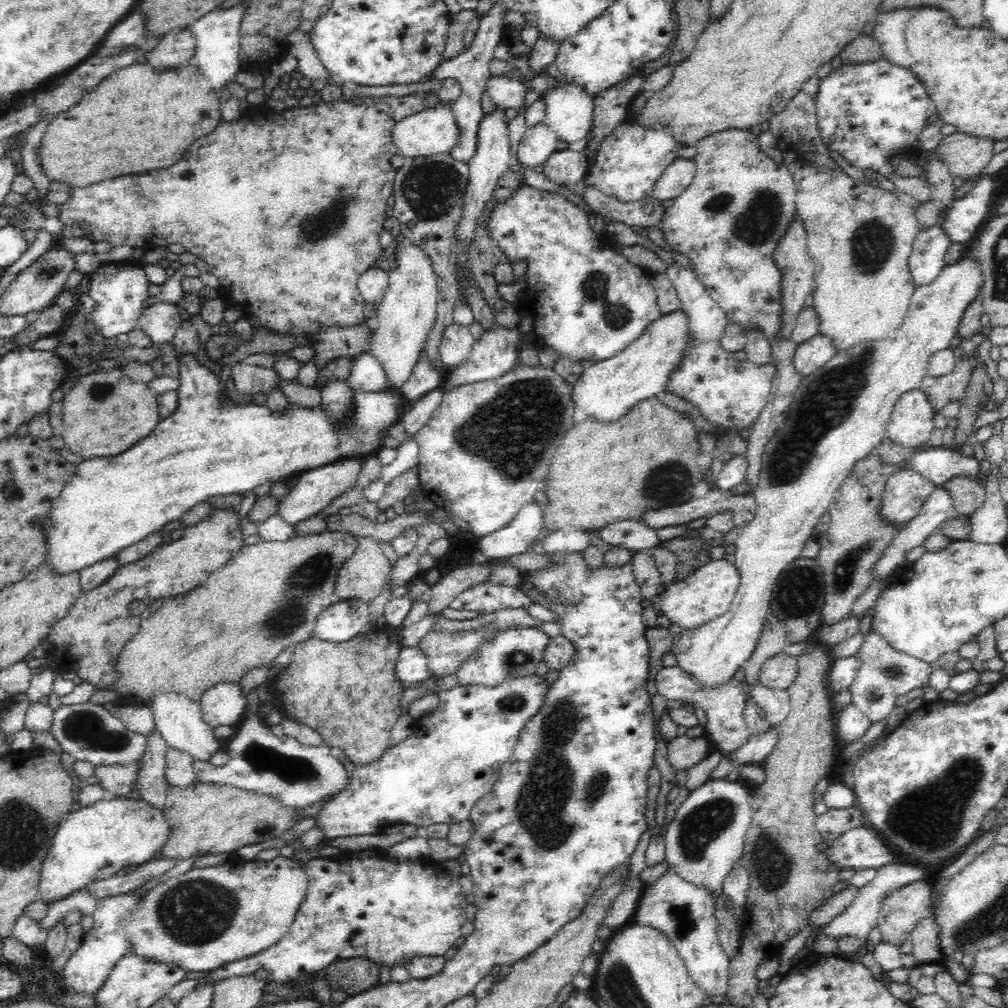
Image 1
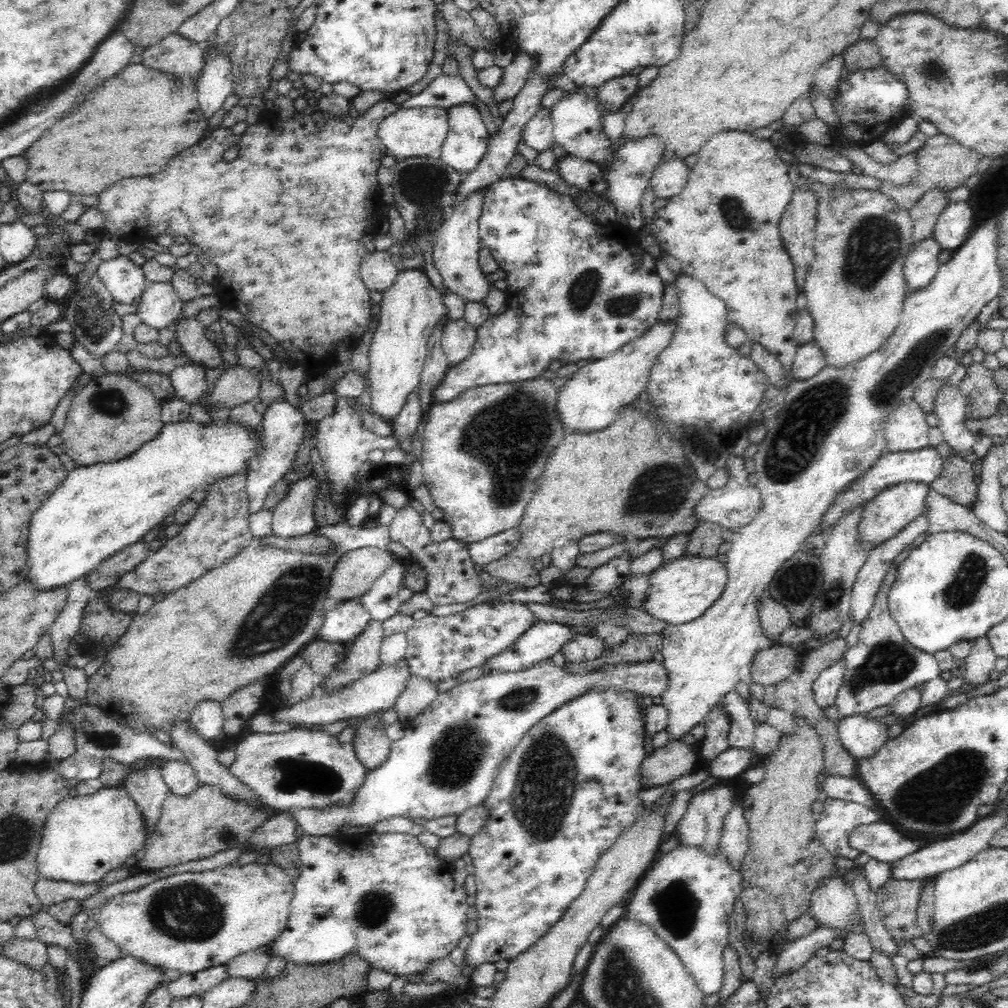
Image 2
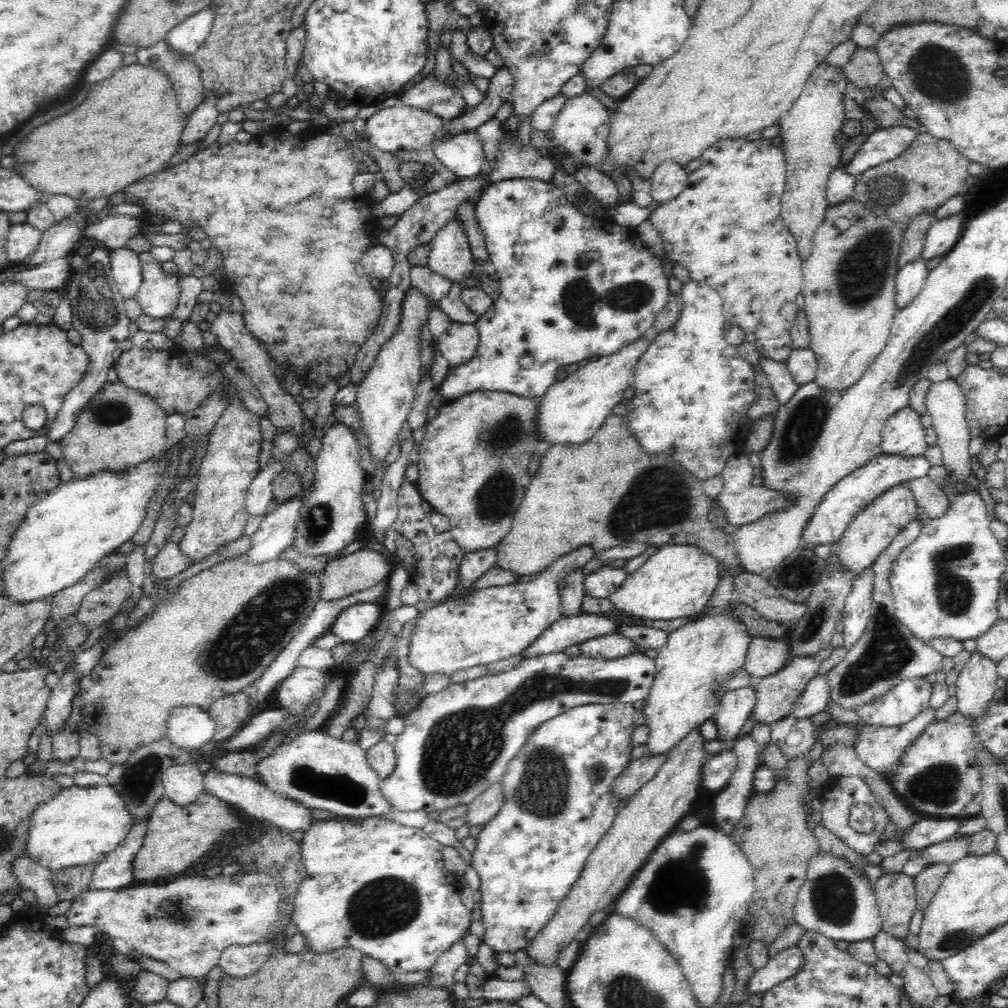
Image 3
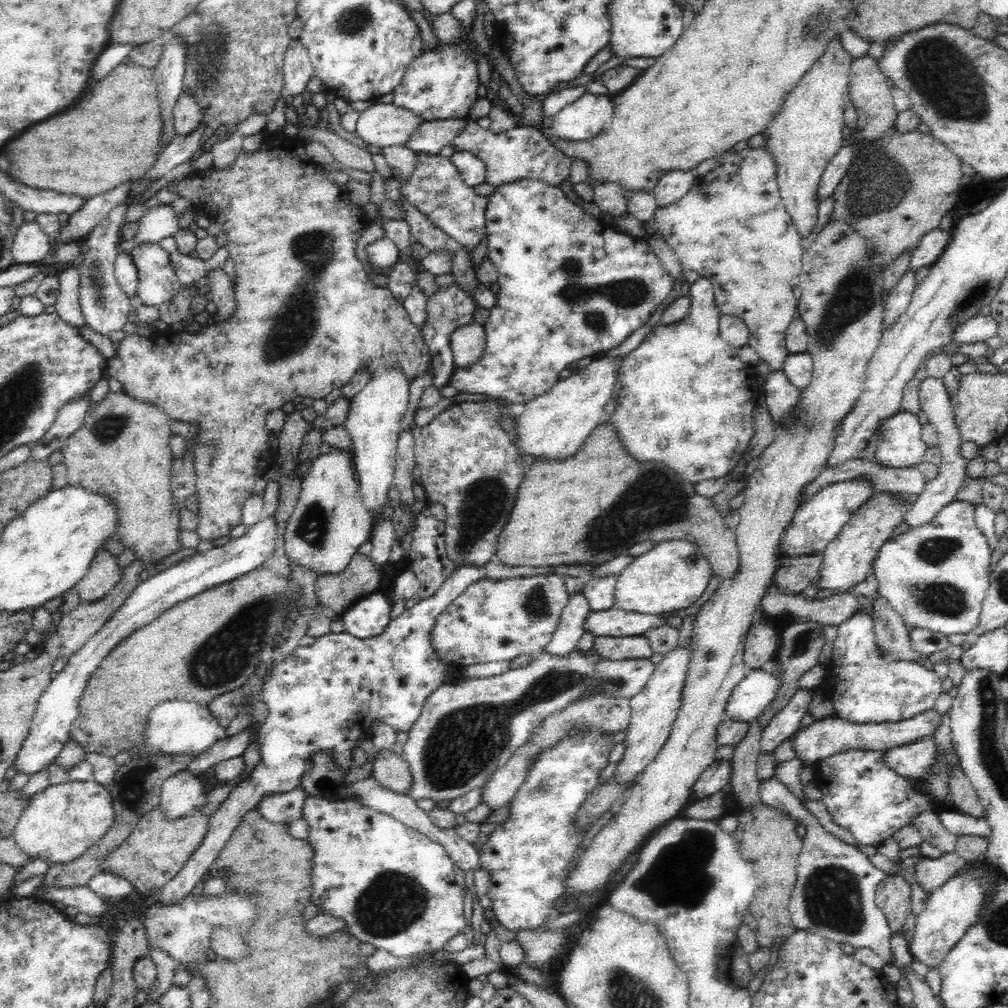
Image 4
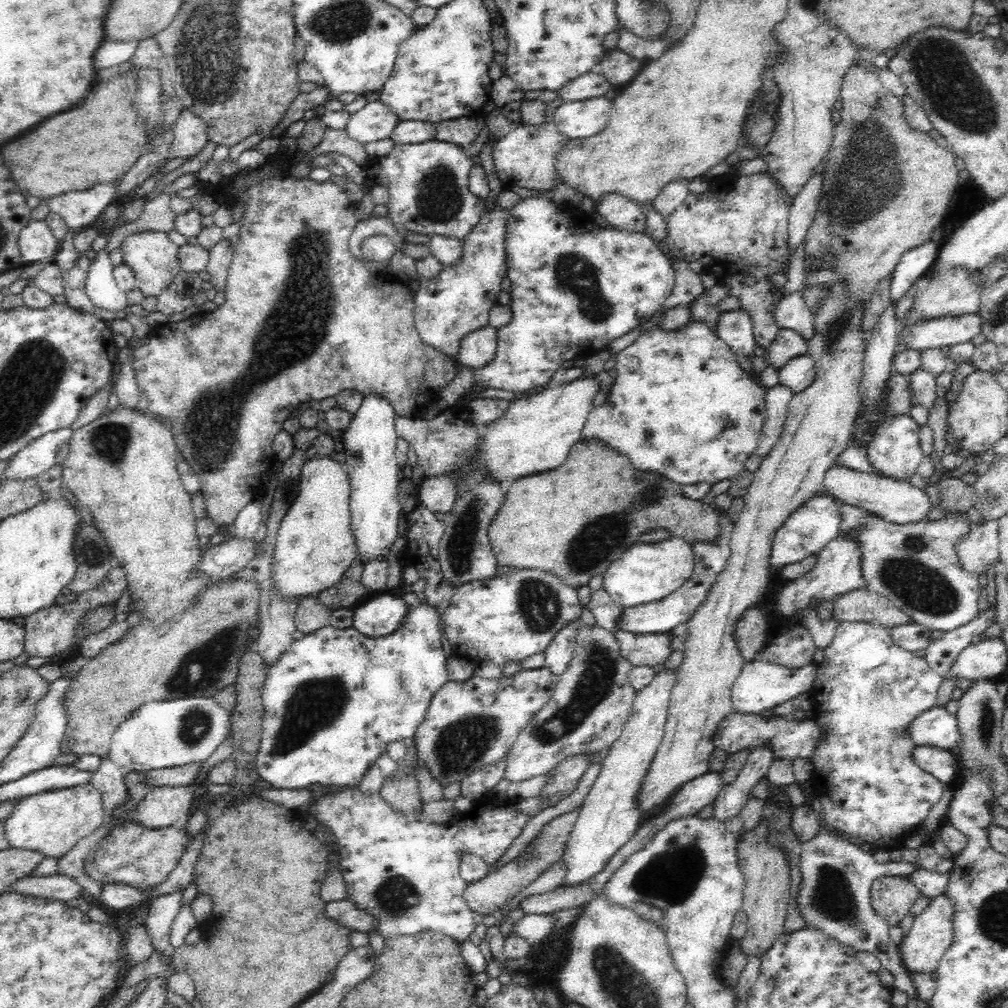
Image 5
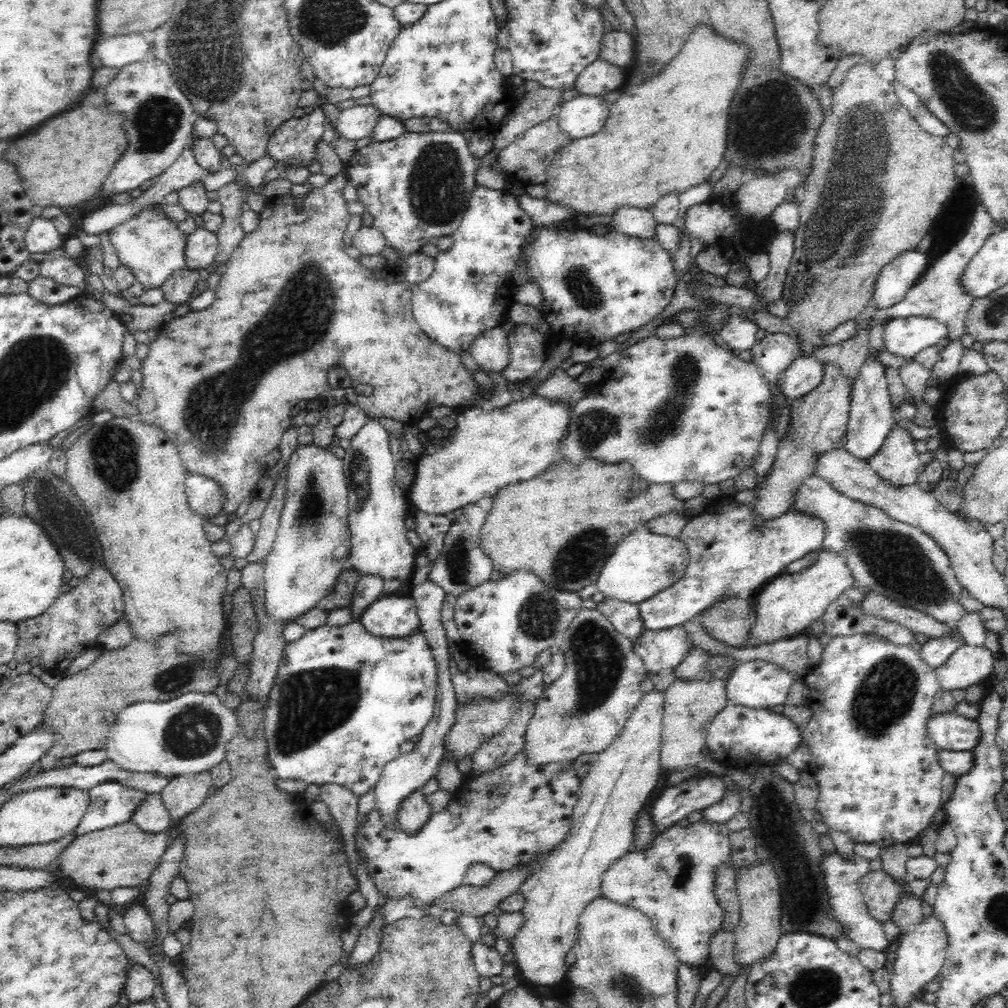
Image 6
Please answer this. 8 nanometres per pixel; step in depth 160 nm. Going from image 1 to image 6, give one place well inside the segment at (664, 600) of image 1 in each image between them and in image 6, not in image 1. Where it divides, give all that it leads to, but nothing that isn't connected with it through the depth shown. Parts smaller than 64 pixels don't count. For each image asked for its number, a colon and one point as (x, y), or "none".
2: (682, 590)
3: (677, 581)
4: (670, 577)
5: (646, 572)
6: (643, 564)

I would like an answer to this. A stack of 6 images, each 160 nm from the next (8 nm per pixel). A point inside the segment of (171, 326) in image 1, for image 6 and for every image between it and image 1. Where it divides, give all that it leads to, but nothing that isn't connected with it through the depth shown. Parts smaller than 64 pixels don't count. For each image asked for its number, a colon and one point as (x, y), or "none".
2: (159, 306)
3: (159, 293)
4: (158, 282)
5: (154, 259)
6: (149, 244)

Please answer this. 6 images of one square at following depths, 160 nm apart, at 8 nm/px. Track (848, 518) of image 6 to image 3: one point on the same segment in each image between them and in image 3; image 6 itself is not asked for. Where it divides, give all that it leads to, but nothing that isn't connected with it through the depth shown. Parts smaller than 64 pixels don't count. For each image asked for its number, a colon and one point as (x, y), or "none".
3: (946, 584)
4: (936, 576)
5: (915, 566)

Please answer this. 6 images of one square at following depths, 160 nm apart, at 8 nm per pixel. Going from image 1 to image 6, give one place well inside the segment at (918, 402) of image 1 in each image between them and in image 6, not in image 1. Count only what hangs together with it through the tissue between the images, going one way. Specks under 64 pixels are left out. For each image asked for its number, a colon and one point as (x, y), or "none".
2: (906, 429)
3: (903, 434)
4: (900, 444)
5: (894, 450)
6: (897, 462)

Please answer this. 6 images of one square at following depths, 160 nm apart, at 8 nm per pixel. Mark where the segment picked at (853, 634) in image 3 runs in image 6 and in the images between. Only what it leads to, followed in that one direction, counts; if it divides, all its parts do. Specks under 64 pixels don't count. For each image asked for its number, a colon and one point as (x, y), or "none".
4: (867, 687)
5: (868, 691)
6: (879, 779)

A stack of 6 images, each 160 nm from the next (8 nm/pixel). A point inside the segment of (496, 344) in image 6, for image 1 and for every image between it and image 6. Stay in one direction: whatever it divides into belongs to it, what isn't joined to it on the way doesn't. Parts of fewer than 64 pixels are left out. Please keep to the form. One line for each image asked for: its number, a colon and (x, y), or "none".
1: (456, 343)
2: (458, 339)
3: (458, 344)
4: (467, 343)
5: (477, 349)

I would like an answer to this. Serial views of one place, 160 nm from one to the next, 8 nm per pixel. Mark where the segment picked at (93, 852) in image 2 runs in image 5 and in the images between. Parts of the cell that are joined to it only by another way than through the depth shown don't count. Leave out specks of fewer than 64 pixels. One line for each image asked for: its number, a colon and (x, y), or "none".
3: (81, 825)
4: (64, 821)
5: (52, 822)

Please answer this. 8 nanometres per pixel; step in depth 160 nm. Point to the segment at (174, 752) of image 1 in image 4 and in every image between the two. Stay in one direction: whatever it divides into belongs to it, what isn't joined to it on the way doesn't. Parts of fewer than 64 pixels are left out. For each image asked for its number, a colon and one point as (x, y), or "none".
2: (181, 778)
3: (183, 783)
4: (182, 792)

